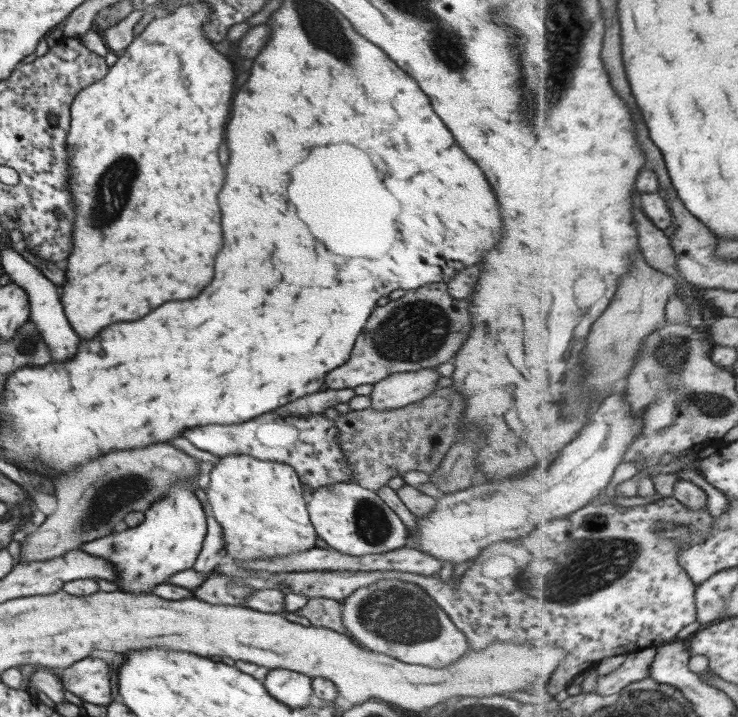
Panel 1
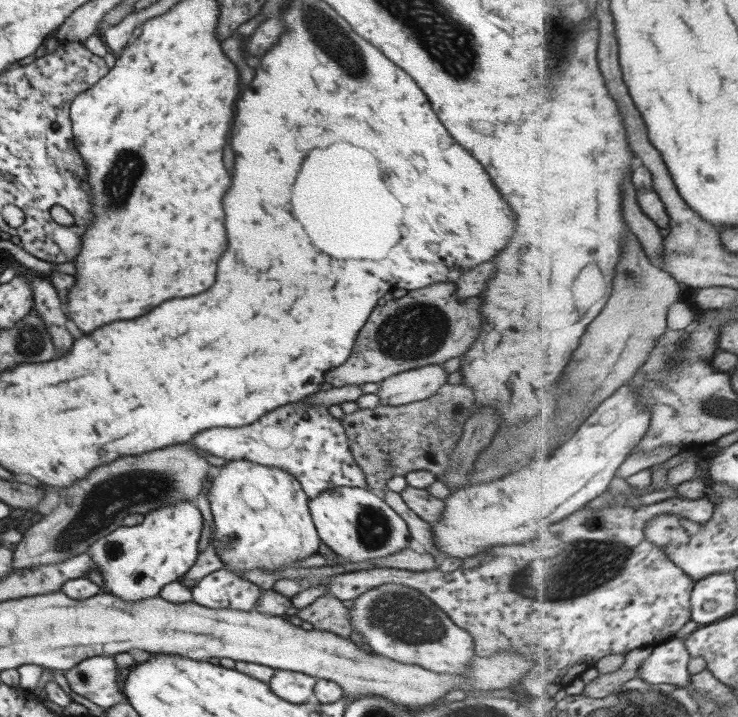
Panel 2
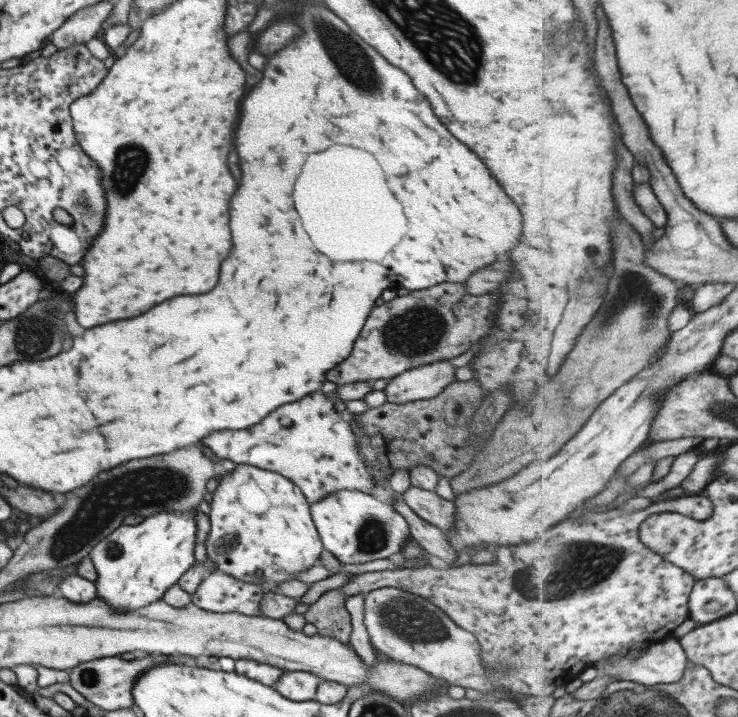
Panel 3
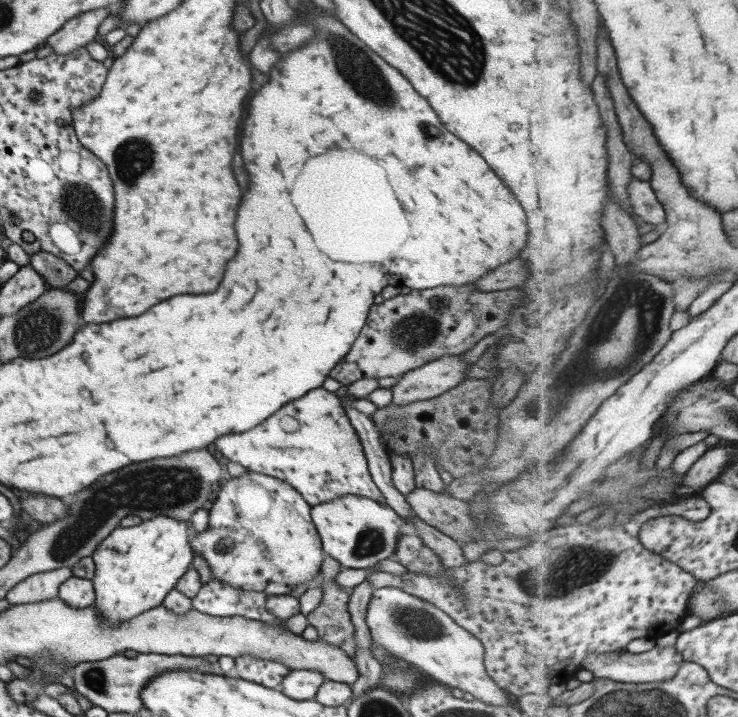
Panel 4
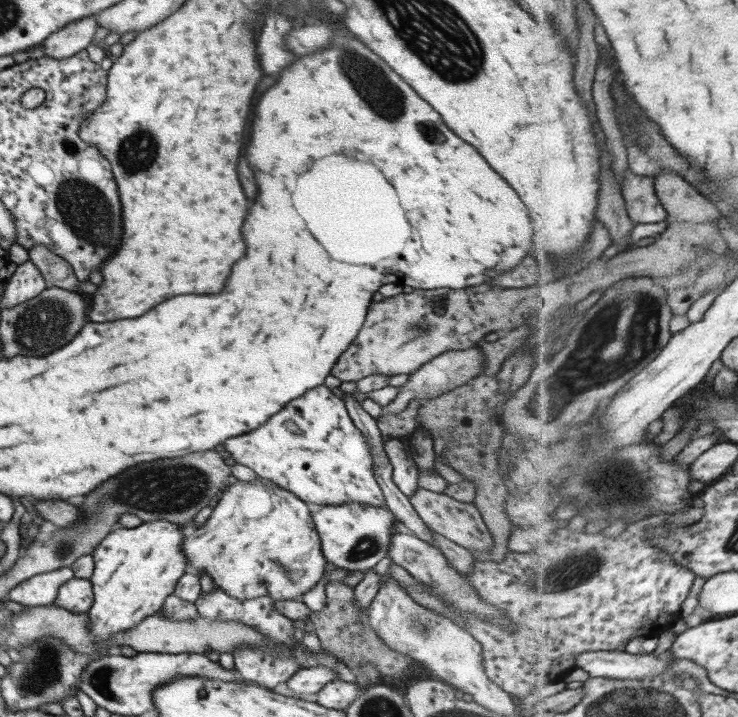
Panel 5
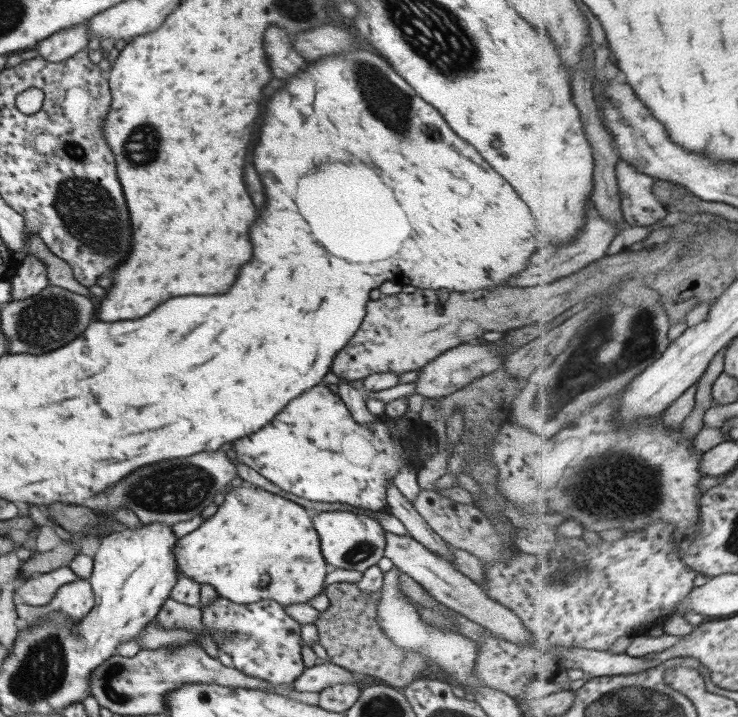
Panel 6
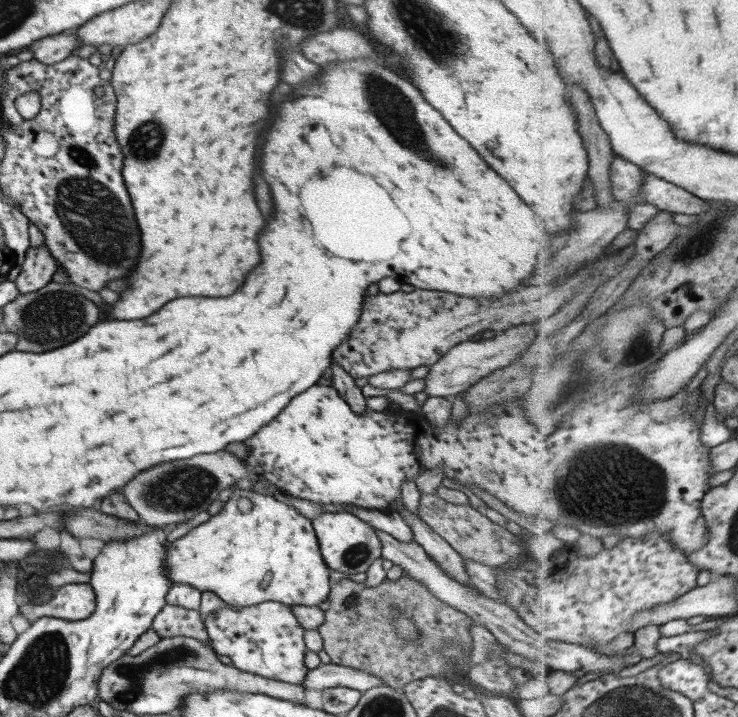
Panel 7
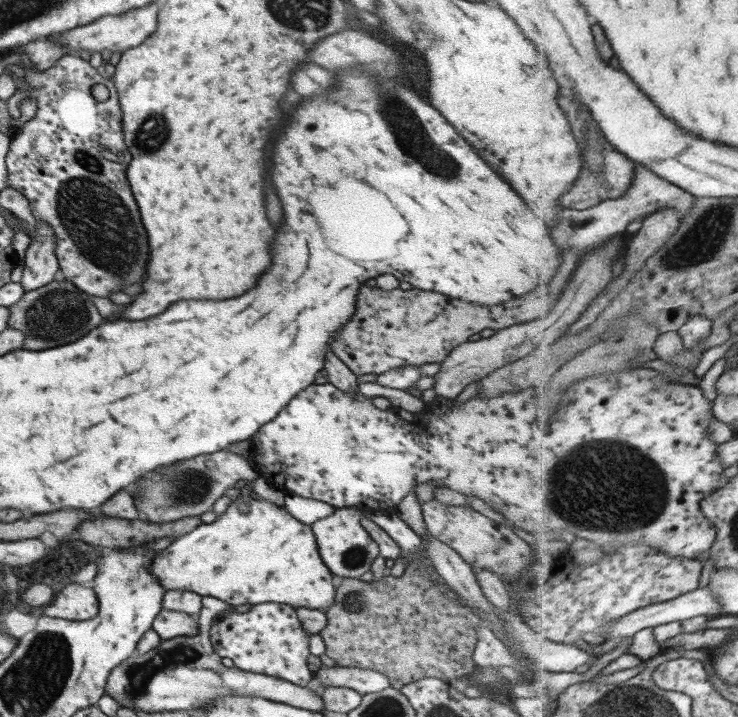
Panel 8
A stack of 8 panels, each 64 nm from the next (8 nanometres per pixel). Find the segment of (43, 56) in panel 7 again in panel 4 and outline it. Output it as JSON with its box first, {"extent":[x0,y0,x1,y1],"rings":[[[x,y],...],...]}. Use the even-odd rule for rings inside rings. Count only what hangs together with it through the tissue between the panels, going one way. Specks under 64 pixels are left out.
{"extent":[45,7,111,54],"rings":[[[105,7],[89,12],[81,12],[66,20],[61,28],[48,36],[45,44],[51,46],[51,52],[67,54],[79,47],[85,47],[97,36],[97,26],[111,12],[111,7]]]}

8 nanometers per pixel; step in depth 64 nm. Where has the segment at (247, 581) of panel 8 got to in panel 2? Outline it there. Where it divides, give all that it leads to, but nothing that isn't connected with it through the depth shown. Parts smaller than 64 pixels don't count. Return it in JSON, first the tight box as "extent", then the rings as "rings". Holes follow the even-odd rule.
{"extent":[205,459,320,570],"rings":[[[243,459],[228,460],[205,492],[215,527],[211,542],[227,570],[282,570],[317,552],[320,540],[307,508],[309,499],[287,471]]]}

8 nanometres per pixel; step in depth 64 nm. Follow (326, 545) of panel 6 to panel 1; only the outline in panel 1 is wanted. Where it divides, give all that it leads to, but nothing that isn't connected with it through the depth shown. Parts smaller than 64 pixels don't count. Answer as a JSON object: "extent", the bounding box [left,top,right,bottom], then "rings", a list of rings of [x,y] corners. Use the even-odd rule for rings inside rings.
{"extent":[306,482,407,556],"rings":[[[337,482],[306,496],[308,518],[316,536],[343,554],[363,556],[407,546],[407,530],[400,518],[373,491],[354,482]]]}

